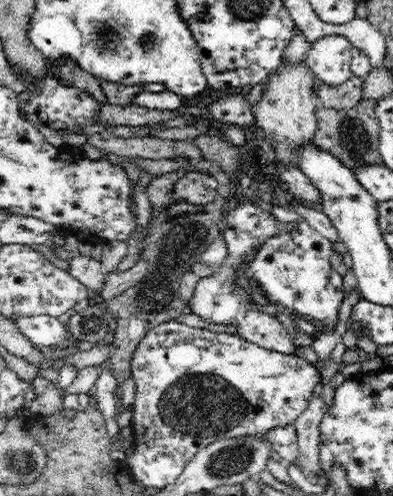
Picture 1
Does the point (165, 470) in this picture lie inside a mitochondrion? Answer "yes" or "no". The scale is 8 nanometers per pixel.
no

